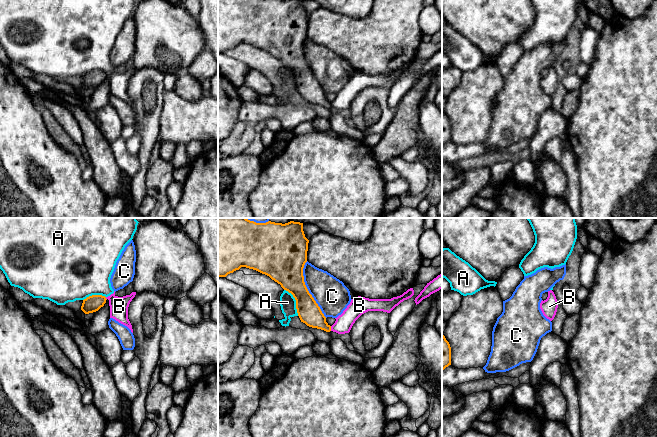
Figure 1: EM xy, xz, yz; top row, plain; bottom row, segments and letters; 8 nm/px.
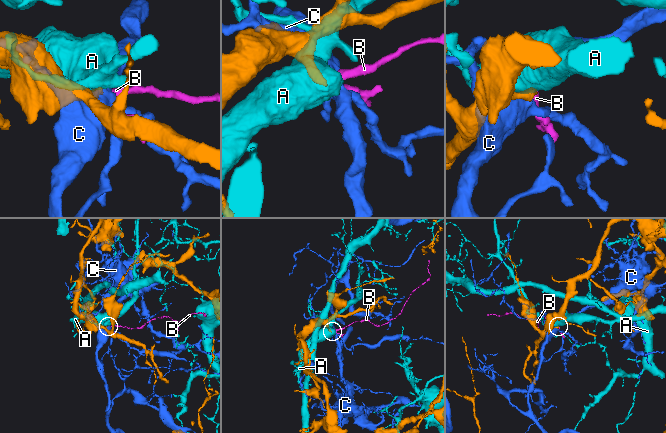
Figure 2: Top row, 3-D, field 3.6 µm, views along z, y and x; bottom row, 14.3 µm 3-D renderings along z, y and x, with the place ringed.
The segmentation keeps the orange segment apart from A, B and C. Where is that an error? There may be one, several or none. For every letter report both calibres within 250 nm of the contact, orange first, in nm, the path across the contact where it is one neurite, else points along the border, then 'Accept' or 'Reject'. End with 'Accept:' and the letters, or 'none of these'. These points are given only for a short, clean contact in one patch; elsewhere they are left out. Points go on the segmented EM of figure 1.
A: Thickness 240 nm (orange) against 130 nm. Reject
B: Thickness 180 nm (orange) against 140 nm. Boundary: xz (330, 326), (331, 330). Reject
C: Thickness 280 nm (orange) against 280 nm. Reject
Accept: none of these

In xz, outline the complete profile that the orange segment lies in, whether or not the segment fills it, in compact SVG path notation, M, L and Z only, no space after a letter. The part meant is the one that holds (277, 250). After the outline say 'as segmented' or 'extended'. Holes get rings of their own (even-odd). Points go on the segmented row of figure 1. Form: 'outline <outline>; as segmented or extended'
outline M218 218L218 277L226 277L241 267L265 274L293 295L301 322L330 332L331 326L304 282L303 268L307 262L308 243L303 223L300 222L256 223L247 218Z; as segmented

